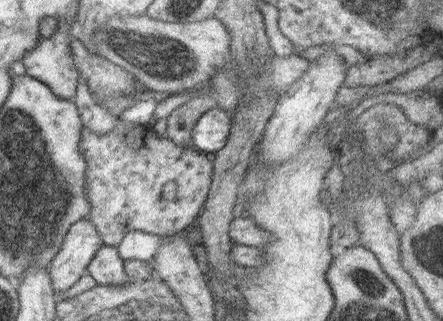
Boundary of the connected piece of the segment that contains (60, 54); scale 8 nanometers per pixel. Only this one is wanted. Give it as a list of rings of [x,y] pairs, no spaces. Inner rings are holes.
[[[56,18],[56,20],[58,21],[56,33],[49,38],[42,38],[35,49],[25,54],[22,61],[25,64],[27,74],[49,86],[58,98],[70,101],[74,100],[77,94],[79,79],[79,70],[76,68],[71,54],[71,33],[75,29],[70,23],[60,18]]]

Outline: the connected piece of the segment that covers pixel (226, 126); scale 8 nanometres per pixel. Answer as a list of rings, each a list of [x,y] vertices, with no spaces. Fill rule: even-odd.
[[[216,106],[202,115],[191,130],[194,148],[200,152],[217,152],[230,137],[233,122],[230,114]]]

